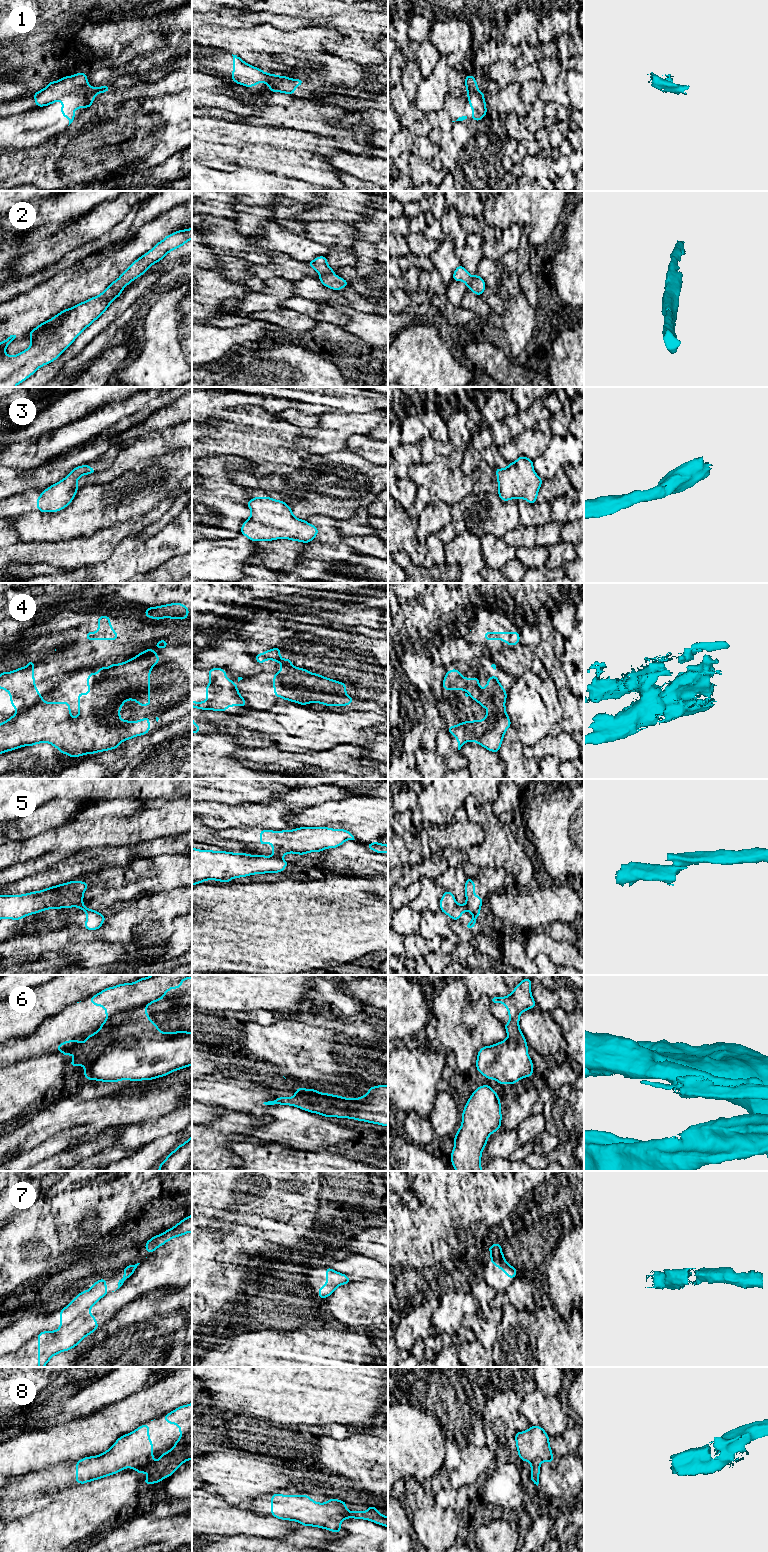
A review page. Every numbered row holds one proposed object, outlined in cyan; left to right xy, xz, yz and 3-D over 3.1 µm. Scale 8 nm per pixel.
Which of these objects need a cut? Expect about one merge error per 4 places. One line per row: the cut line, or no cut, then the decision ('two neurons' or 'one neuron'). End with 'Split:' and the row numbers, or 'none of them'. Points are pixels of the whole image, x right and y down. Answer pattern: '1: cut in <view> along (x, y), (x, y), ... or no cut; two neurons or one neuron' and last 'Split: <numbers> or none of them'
1: cut in xy along (89, 86), (58, 99); two neurons
2: no cut; one neuron
3: no cut; one neuron
4: no cut; one neuron
5: cut in xz along (275, 855), (280, 857); two neurons
6: cut in xy along (153, 1022), (128, 1020), (123, 1038), (83, 1064); two neurons
7: no cut; one neuron
8: no cut; one neuron
Split: 1, 5, 6

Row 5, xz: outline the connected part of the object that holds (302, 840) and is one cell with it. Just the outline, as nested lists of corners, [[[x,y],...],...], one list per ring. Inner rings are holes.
[[[300,827],[294,830],[260,831],[260,844],[272,844],[272,852],[275,856],[283,856],[288,853],[304,855],[310,852],[321,852],[328,848],[337,848],[346,840],[355,840],[354,836],[344,829],[332,829],[327,827]]]

